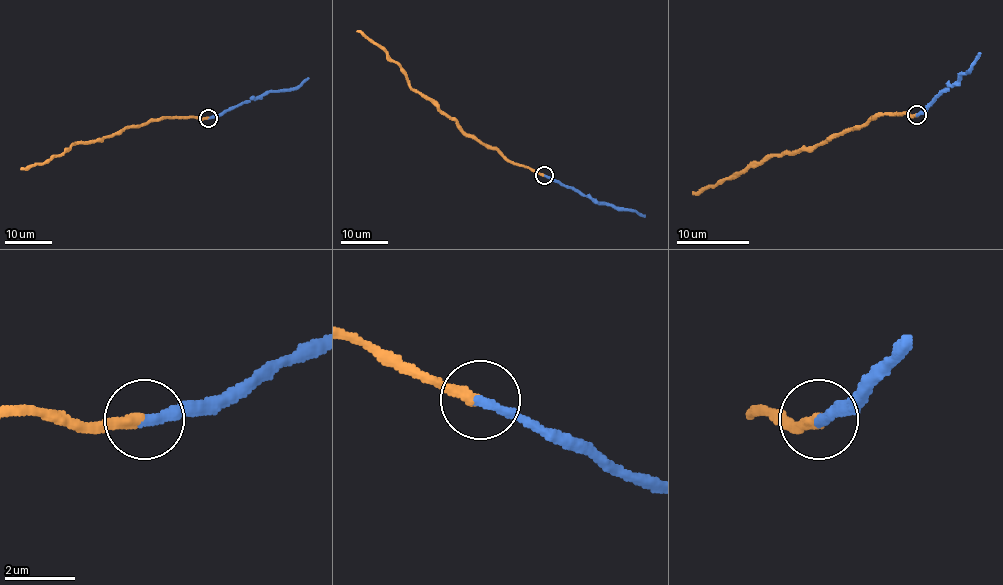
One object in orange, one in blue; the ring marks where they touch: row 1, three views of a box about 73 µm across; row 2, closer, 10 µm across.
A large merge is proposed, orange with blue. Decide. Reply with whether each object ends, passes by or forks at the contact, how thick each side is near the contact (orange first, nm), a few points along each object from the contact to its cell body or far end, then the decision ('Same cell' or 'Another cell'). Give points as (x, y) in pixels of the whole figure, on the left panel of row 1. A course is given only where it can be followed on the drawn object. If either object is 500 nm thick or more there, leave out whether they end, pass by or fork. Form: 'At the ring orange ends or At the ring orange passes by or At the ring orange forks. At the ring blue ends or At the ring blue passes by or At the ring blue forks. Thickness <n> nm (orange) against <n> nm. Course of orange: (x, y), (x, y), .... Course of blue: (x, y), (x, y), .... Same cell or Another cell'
At the ring orange ends. At the ring blue ends. Thickness 320 nm (orange) against 300 nm. Course of orange: (208, 118), (151, 119), (100, 140), (77, 142), (43, 163), (21, 169). Course of blue: (208, 118), (262, 94), (297, 88), (309, 78). Same cell

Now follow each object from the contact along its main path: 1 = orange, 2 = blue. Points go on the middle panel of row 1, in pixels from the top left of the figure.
1: (544, 175), (510, 163), (496, 150), (468, 136), (454, 119), (411, 88), (408, 77), (379, 46), (357, 31)
2: (544, 175), (598, 202), (633, 209), (645, 216)

